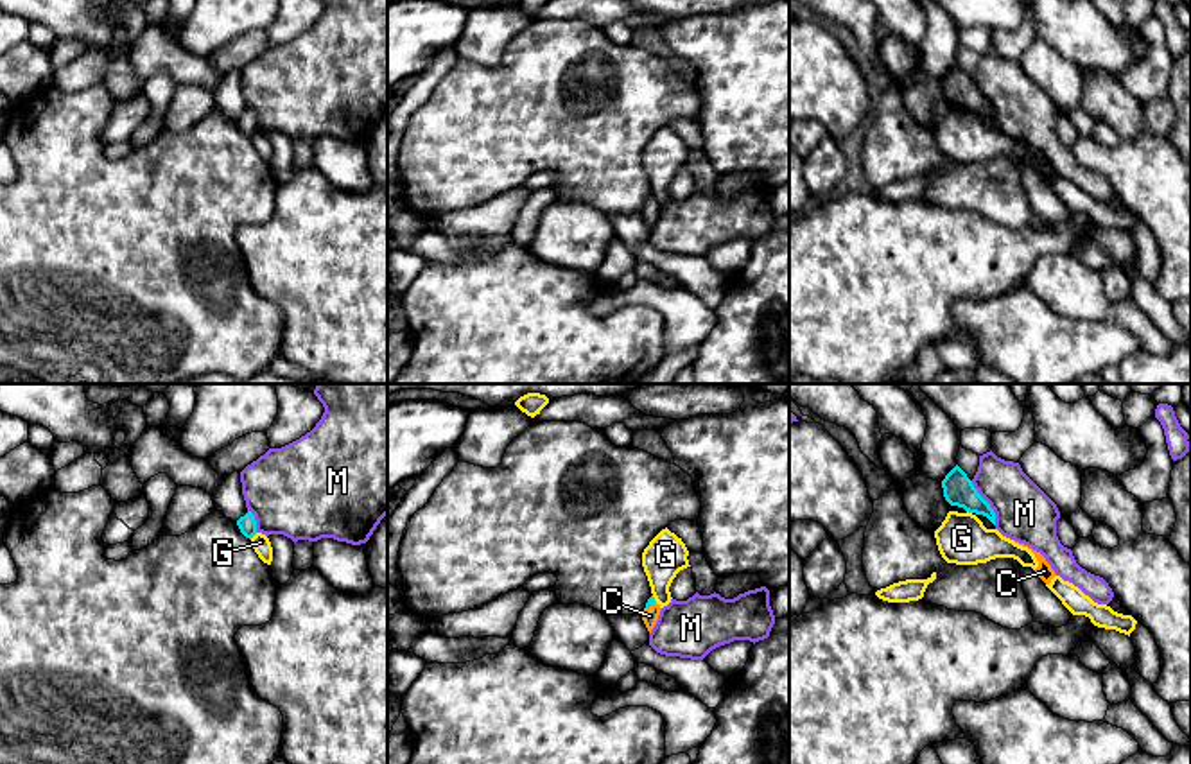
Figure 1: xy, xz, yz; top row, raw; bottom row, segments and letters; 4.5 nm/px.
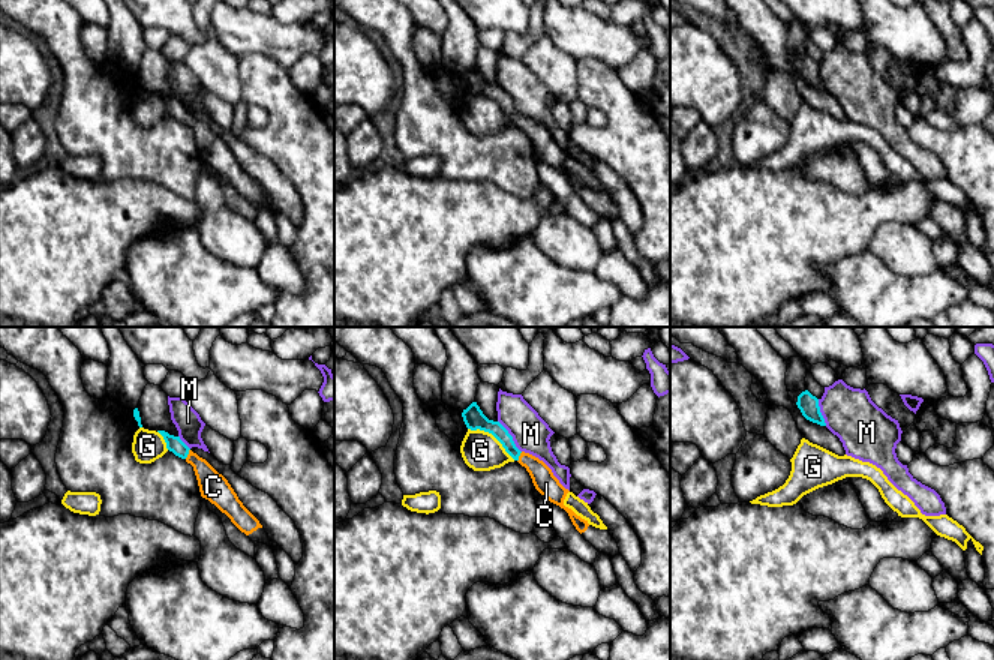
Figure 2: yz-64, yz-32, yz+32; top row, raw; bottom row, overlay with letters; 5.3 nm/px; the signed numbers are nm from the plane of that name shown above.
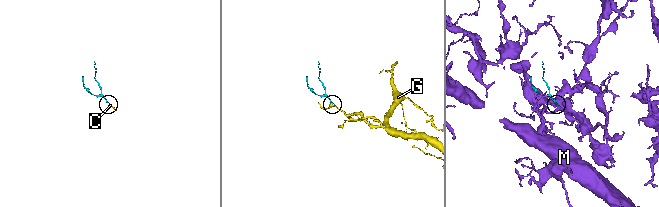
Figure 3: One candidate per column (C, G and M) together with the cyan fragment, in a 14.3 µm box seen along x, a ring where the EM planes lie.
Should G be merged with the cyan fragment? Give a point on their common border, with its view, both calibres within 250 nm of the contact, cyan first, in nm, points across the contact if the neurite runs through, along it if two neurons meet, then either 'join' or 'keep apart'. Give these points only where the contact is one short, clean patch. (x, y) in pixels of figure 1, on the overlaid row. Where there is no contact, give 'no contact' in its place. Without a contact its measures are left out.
meets cyan in xy at (253, 535); 80 nm thick on the cyan side, 80 nm on the other; border along xy (257, 533), (250, 538); keep apart

